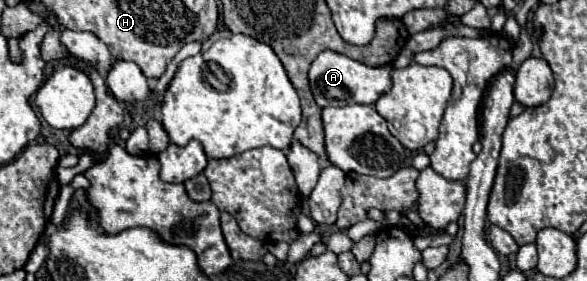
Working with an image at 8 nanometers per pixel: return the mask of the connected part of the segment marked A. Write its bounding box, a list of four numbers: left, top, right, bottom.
[308,51,392,107]

